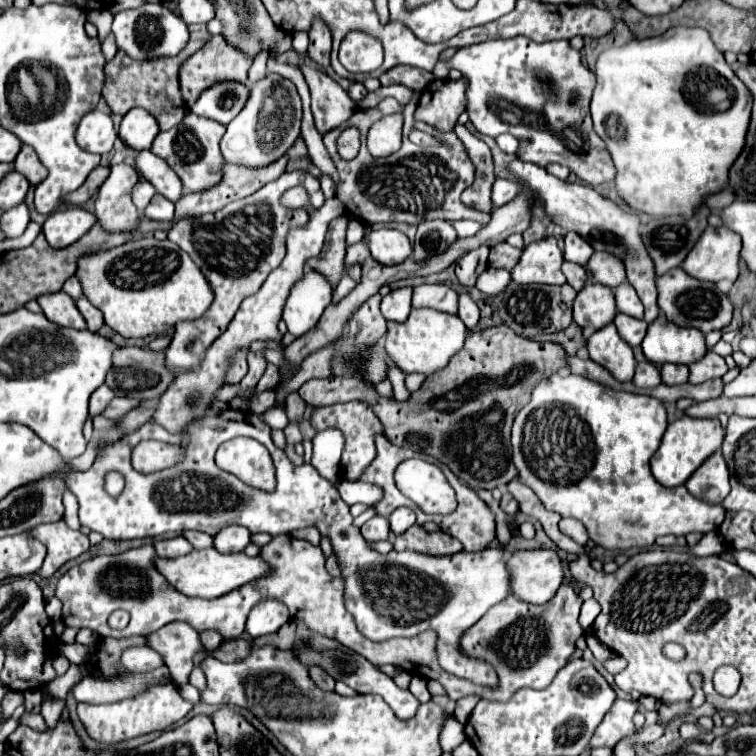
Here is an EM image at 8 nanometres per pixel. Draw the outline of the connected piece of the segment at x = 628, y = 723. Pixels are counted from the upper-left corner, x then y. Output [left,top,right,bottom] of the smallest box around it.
[592,699,638,747]

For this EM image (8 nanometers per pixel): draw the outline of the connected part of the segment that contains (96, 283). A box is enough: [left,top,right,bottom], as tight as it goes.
[76,235,214,337]

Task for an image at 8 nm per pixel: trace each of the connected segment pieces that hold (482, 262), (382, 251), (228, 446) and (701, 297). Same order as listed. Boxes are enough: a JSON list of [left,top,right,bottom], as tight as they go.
[[456,247,488,287],[366,229,412,265],[216,437,276,491],[656,267,732,333]]

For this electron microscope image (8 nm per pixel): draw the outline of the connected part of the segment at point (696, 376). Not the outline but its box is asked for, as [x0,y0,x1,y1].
[690,351,728,383]

